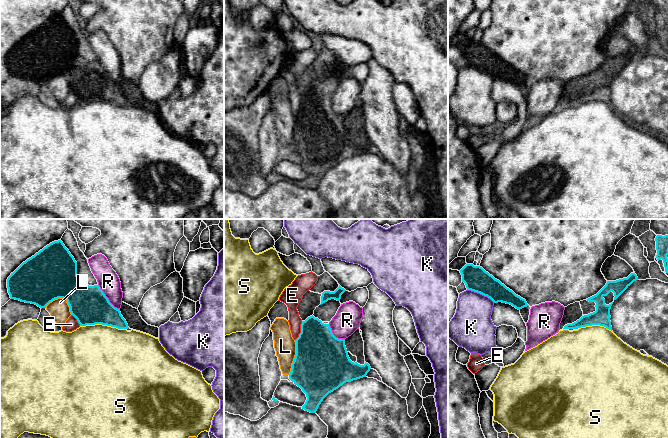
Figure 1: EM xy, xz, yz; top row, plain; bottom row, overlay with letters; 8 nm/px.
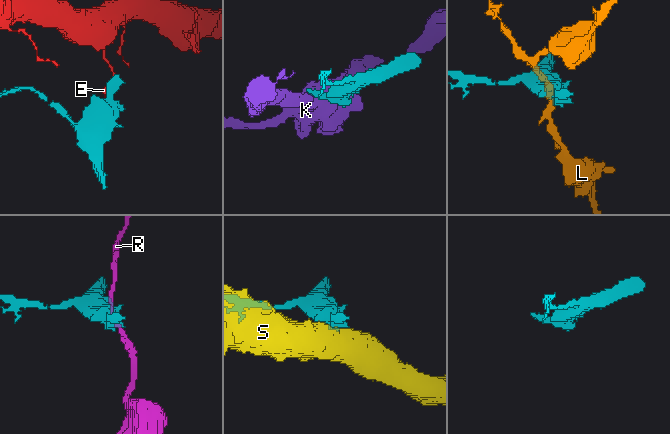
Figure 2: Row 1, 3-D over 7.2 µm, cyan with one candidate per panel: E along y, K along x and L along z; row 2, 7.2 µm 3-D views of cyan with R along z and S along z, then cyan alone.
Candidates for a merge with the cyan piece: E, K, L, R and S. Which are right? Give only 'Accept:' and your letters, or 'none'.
Accept: none

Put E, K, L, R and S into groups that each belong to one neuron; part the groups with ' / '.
E / K / L / R / S

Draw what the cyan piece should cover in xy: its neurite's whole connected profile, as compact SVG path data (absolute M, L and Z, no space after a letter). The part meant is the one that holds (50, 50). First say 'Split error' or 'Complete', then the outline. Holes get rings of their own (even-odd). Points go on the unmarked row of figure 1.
Split error. M61 16L54 17L23 38L7 55L8 69L11 75L46 82L55 75L67 76L71 90L80 102L102 100L118 105L133 105L155 114L159 113L159 104L148 101L140 92L138 85L122 78L121 84L115 84L105 72L99 61L89 62L78 55L77 38Z

